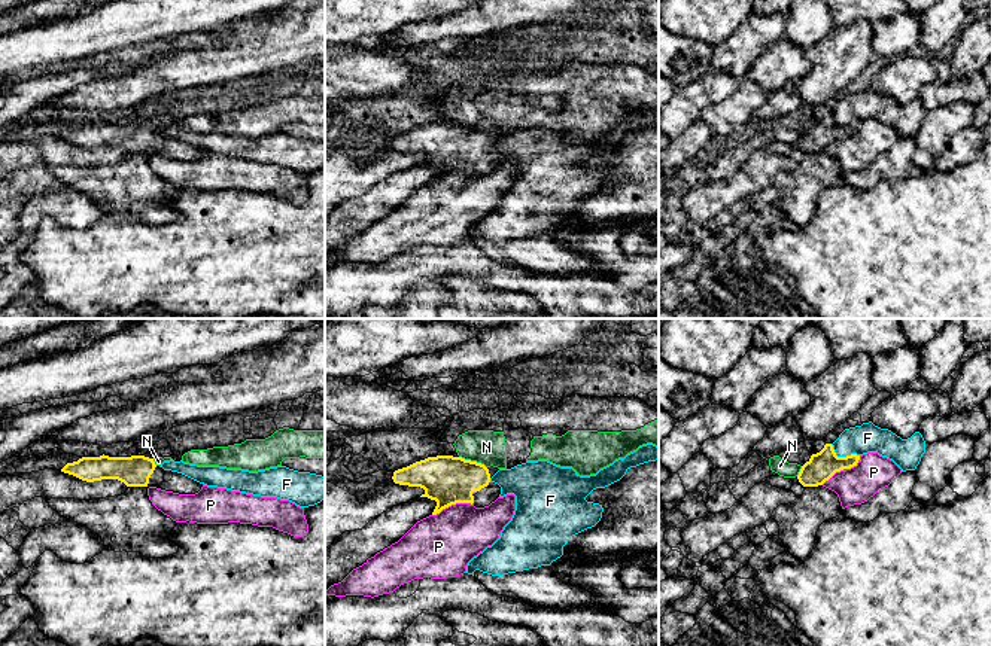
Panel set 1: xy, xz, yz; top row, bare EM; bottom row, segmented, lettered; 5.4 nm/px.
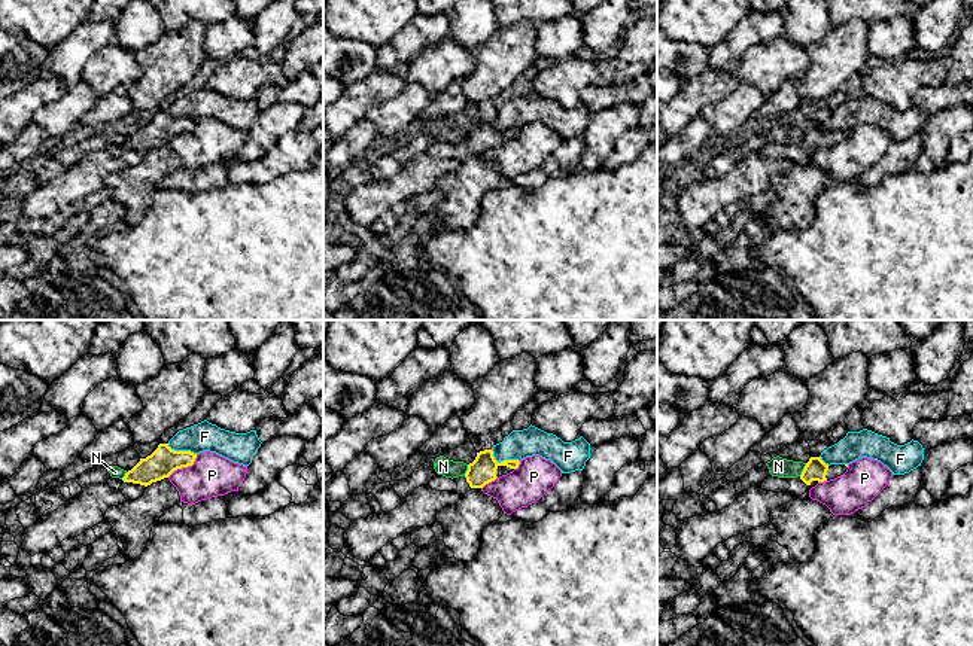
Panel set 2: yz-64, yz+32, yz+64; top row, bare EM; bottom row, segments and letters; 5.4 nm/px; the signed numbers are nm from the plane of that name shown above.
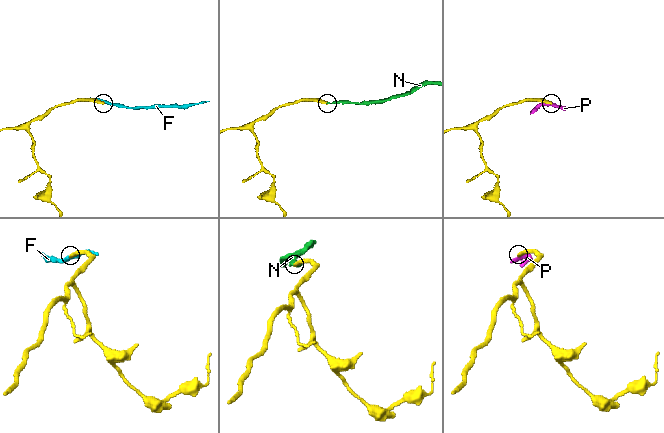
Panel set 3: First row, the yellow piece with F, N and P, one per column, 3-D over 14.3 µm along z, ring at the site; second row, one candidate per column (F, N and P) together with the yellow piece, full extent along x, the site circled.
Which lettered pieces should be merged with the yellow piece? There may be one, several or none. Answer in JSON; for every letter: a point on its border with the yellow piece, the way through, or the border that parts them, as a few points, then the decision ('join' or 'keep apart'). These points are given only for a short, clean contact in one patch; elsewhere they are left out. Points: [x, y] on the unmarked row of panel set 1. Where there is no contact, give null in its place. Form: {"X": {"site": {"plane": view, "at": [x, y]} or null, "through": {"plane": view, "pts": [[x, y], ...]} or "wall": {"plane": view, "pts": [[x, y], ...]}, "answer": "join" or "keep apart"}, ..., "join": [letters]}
{"F": {"site": {"plane": "yz", "at": [842, 124]}, "answer": "keep apart"}, "N": {"site": {"plane": "xz", "at": [473, 128]}, "wall": {"plane": "xz", "pts": [[459, 122], [480, 128], [486, 134]]}, "answer": "keep apart"}, "P": {"site": {"plane": "yz", "at": [842, 136]}, "answer": "keep apart"}, "join": []}

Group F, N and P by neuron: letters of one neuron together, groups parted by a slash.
F / N / P

